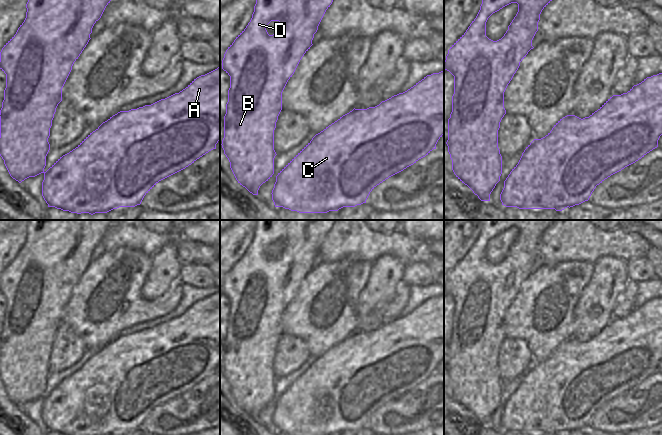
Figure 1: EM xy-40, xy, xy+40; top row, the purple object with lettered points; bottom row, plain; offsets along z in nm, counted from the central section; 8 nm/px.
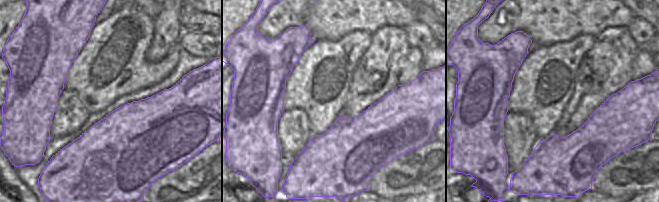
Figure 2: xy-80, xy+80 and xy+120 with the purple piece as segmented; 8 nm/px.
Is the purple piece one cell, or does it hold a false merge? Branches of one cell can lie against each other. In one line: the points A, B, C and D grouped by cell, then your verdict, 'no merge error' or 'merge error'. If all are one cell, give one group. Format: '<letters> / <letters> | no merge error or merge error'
A B C D | no merge error

